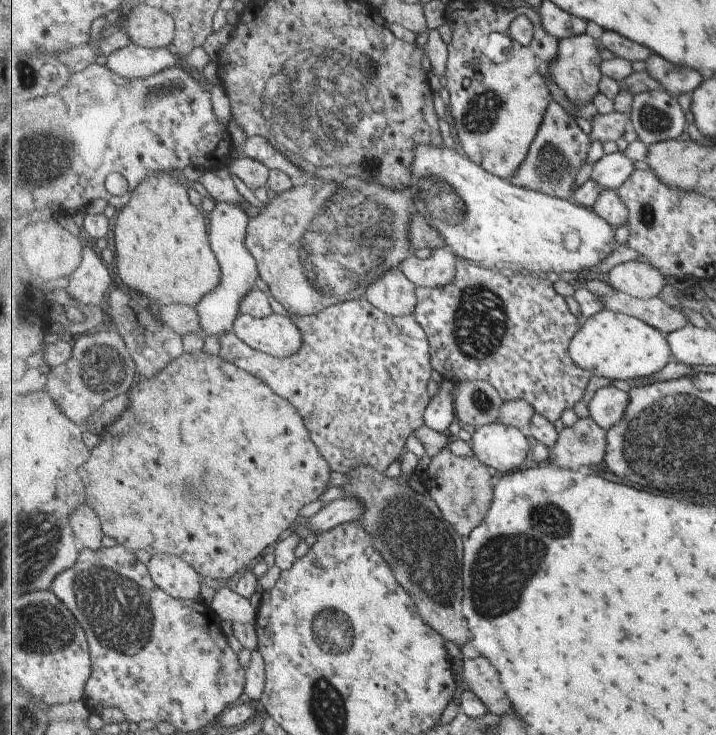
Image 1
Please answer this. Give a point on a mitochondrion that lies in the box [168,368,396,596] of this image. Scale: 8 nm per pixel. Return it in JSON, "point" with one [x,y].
{"point":[207,487]}

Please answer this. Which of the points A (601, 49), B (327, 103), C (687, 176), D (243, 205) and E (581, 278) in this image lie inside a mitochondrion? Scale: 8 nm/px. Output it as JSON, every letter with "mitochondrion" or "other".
{"A":"other","B":"mitochondrion","C":"other","D":"other","E":"other"}

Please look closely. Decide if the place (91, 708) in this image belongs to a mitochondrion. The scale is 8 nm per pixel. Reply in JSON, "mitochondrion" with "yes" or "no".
{"mitochondrion":"no"}

